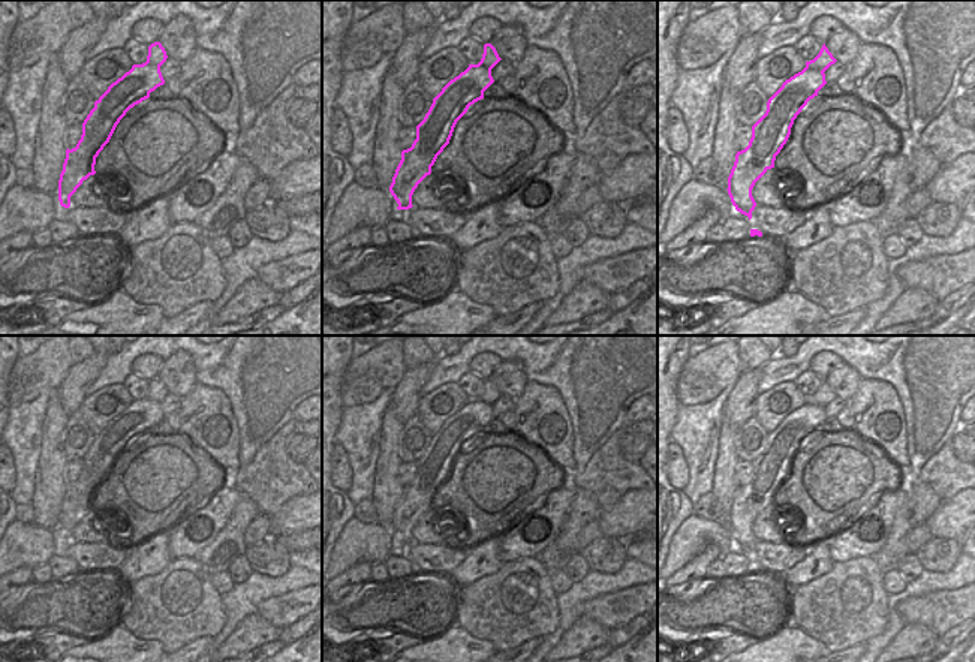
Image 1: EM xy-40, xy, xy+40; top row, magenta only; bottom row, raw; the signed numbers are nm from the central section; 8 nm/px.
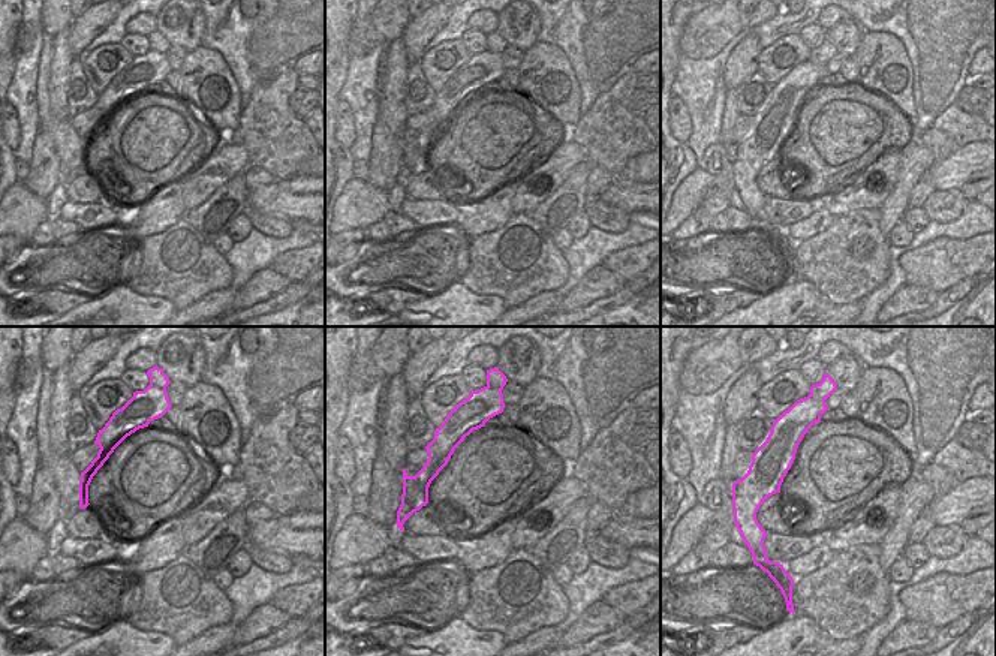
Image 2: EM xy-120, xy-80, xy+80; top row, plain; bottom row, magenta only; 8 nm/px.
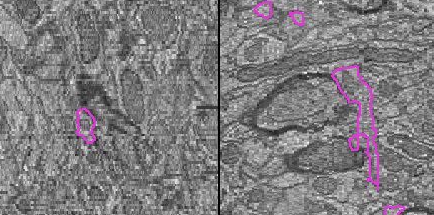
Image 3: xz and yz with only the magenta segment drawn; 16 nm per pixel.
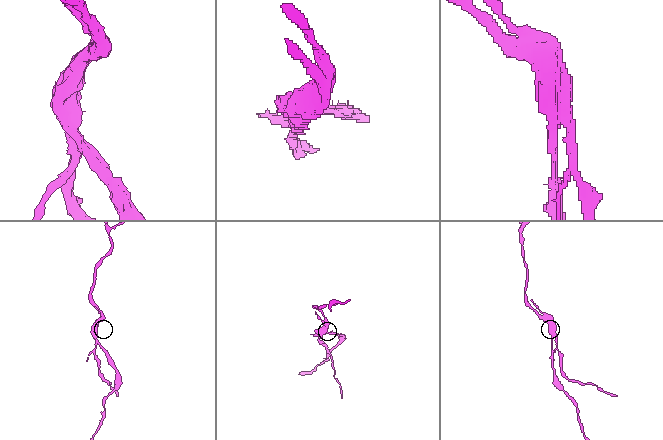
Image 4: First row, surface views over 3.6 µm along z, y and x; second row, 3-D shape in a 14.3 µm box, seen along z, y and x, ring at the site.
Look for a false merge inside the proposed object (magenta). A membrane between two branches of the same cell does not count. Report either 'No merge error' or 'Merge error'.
Merge error

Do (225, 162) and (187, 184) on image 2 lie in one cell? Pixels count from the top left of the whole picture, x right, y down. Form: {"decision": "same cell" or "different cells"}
{"decision": "same cell"}

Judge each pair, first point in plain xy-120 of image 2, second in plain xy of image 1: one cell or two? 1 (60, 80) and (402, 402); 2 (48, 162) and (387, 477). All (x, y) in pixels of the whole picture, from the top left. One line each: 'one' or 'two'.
1: two
2: one

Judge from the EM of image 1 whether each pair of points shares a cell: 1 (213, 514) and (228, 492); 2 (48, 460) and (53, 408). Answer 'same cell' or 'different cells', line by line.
1: same cell
2: same cell

